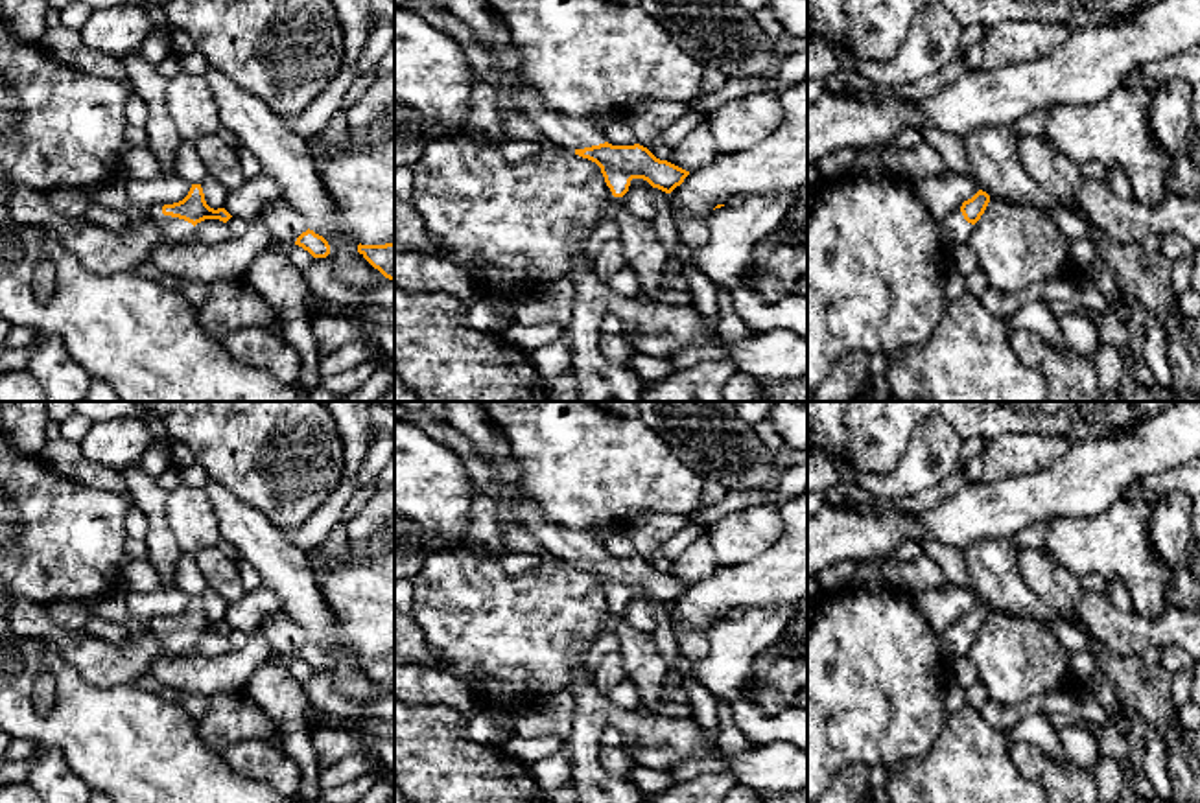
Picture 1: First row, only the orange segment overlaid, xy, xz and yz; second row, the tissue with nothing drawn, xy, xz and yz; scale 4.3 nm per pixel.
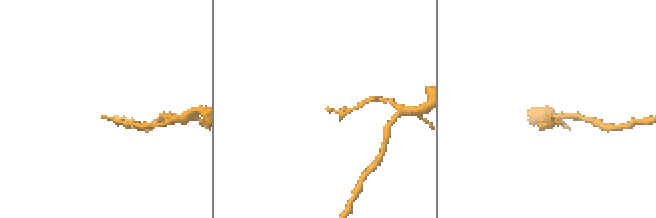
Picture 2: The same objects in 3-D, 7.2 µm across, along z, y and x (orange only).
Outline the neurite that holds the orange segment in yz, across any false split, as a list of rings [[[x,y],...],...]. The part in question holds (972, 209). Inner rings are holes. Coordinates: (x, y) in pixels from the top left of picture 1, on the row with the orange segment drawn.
[[[979,190],[971,199],[964,201],[957,212],[938,219],[946,254],[949,254],[953,247],[968,241],[973,225],[984,214],[988,203],[990,195]]]

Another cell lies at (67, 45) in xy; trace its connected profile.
[[[63,24],[52,26],[44,31],[37,44],[68,66],[129,83],[122,61],[87,46],[79,29],[72,29]]]

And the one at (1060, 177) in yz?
[[[1043,134],[1018,140],[1029,175],[1054,199],[1071,203],[1084,175],[1080,166],[1060,155]]]

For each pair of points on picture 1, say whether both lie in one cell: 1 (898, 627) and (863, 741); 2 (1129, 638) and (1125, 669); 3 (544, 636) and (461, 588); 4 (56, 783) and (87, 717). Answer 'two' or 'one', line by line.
1: one
2: two
3: one
4: two

